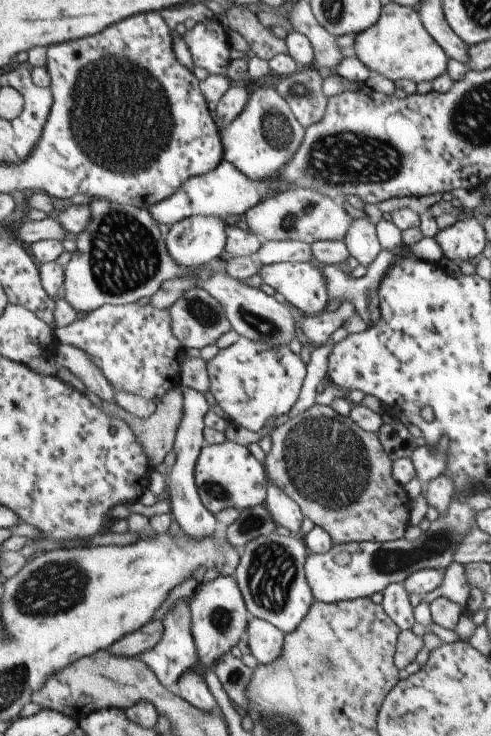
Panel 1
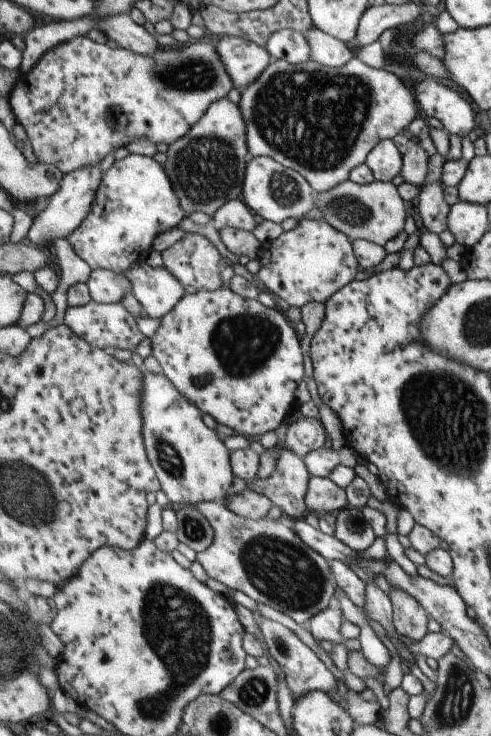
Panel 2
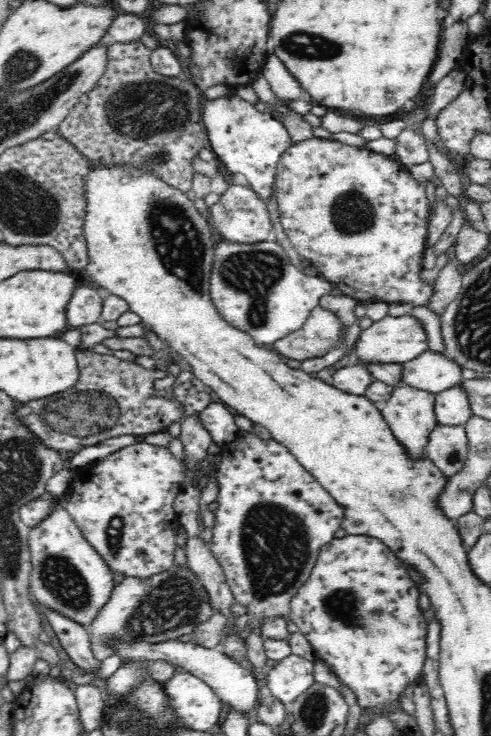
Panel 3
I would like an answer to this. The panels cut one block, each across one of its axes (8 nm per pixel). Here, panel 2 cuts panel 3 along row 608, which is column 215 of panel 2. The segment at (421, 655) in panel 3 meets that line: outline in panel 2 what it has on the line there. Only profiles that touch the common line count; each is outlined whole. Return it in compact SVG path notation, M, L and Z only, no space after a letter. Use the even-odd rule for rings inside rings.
M223 286L216 291L202 290L195 294L187 292L171 312L168 312L161 319L161 326L151 338L151 354L159 362L165 376L182 392L185 398L189 399L195 406L198 406L205 414L209 414L217 423L224 424L235 430L239 435L263 436L273 430L277 430L287 416L291 416L299 406L298 388L300 382L306 378L305 362L303 362L303 348L301 348L301 338L297 342L297 332L293 328L293 323L287 324L285 312L281 316L279 308L269 308L259 299L250 299L237 294L229 286Z

